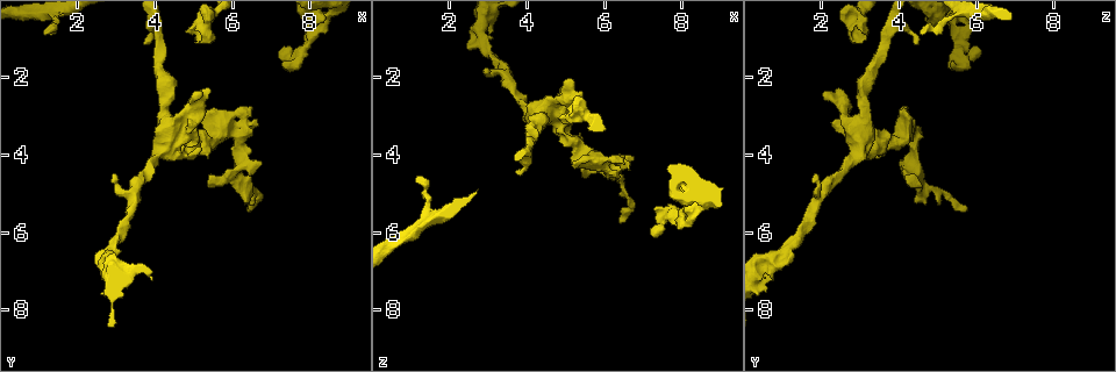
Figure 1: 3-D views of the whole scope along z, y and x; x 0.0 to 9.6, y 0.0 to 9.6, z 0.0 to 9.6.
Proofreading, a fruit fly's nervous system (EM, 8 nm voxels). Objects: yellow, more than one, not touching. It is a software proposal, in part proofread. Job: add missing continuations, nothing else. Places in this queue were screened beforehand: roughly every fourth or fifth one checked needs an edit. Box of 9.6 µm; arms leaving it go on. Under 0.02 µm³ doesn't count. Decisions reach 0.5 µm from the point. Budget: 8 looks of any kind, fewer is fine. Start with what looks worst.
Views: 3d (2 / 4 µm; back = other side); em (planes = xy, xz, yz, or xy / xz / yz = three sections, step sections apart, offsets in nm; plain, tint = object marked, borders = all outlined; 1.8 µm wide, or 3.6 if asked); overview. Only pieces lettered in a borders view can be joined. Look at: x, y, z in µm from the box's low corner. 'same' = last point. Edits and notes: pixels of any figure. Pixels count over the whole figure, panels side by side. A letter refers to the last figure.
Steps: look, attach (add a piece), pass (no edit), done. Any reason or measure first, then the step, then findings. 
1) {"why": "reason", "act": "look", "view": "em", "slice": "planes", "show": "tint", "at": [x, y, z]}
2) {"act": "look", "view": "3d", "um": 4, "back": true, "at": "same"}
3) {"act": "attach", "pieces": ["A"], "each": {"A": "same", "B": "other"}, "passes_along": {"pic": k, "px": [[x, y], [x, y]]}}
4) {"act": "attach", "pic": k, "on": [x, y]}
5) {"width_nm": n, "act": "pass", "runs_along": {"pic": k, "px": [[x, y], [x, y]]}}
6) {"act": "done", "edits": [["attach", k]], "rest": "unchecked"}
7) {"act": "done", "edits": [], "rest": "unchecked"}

{"why": "tapers out", "act": "look", "view": "em", "um": 3.6, "slice": "xy", "step": 16, "show": "borders", "at": [1.15, 0.80, 4.60]}

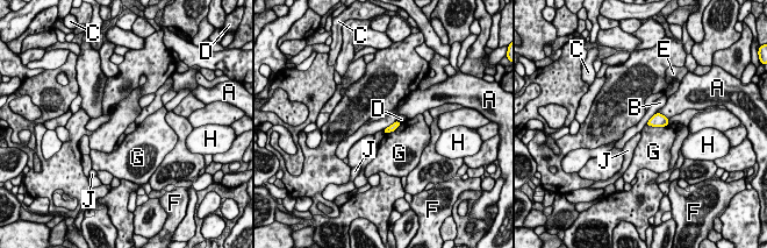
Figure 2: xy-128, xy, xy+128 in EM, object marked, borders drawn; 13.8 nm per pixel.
{"why": "another direction", "act": "look", "view": "em", "um": 3.6, "slice": "planes", "show": "borders", "at": "same"}

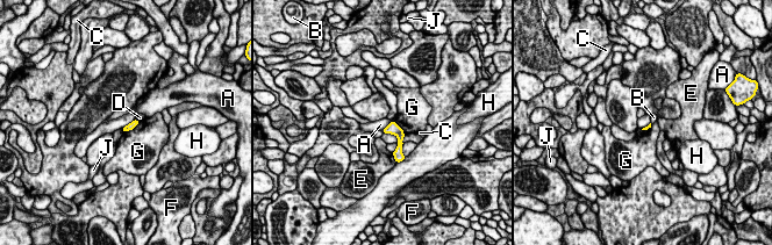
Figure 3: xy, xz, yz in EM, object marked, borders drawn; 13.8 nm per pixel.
{"longest_contact_nm": ["G", 240], "act": "pass", "each": {"A": "other", "B": "other", "C": "other", "D": "other", "E": "other", "F": "other", "G": "other", "H": "other", "J": "other"}, "border": {"pic": 3, "px": [[134, 119], [121, 128]]}, "found": "none of them fits"}

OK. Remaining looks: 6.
{"why": "thin end", "act": "look", "view": "3d", "um": 2, "at": [5.30, 1.10, 2.80]}

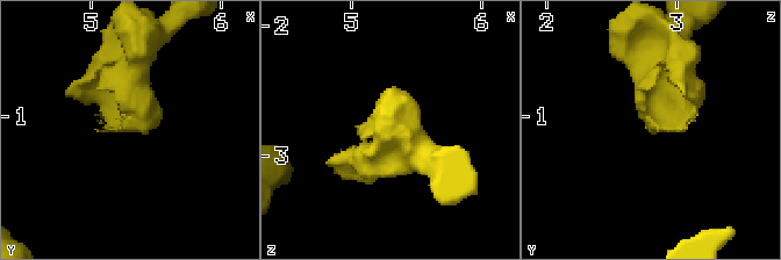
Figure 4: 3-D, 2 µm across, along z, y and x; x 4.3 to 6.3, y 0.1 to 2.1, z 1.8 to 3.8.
{"act": "look", "view": "em", "slice": "yz", "step": 16, "show": "tint", "at": [5.24, 1.08, 2.80]}

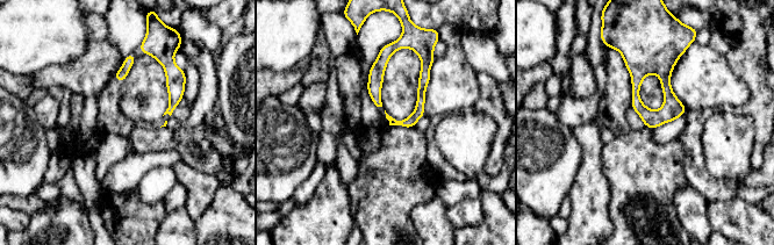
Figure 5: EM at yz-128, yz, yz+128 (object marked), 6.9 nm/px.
{"act": "look", "view": "em", "slice": "planes", "show": "borders", "at": "same"}

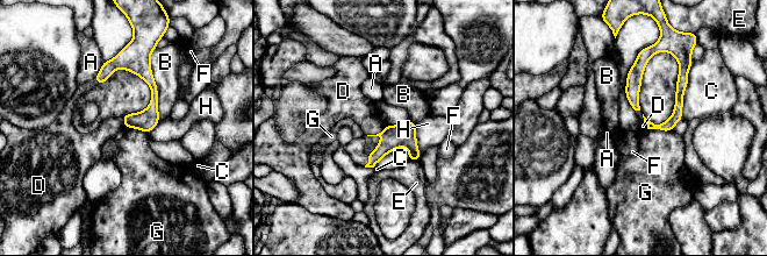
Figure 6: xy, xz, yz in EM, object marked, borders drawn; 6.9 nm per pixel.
{"act": "attach", "pic": 6, "on": [356, 106], "each": {"A": "other", "B": "other", "C": "other", "D": "same", "E": "other", "F": "other", "G": "other", "H": "other"}, "found": "it goes on there"}

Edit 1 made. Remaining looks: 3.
{"act": "done", "edits": [["attach", 6]], "rest": "unchecked"}

